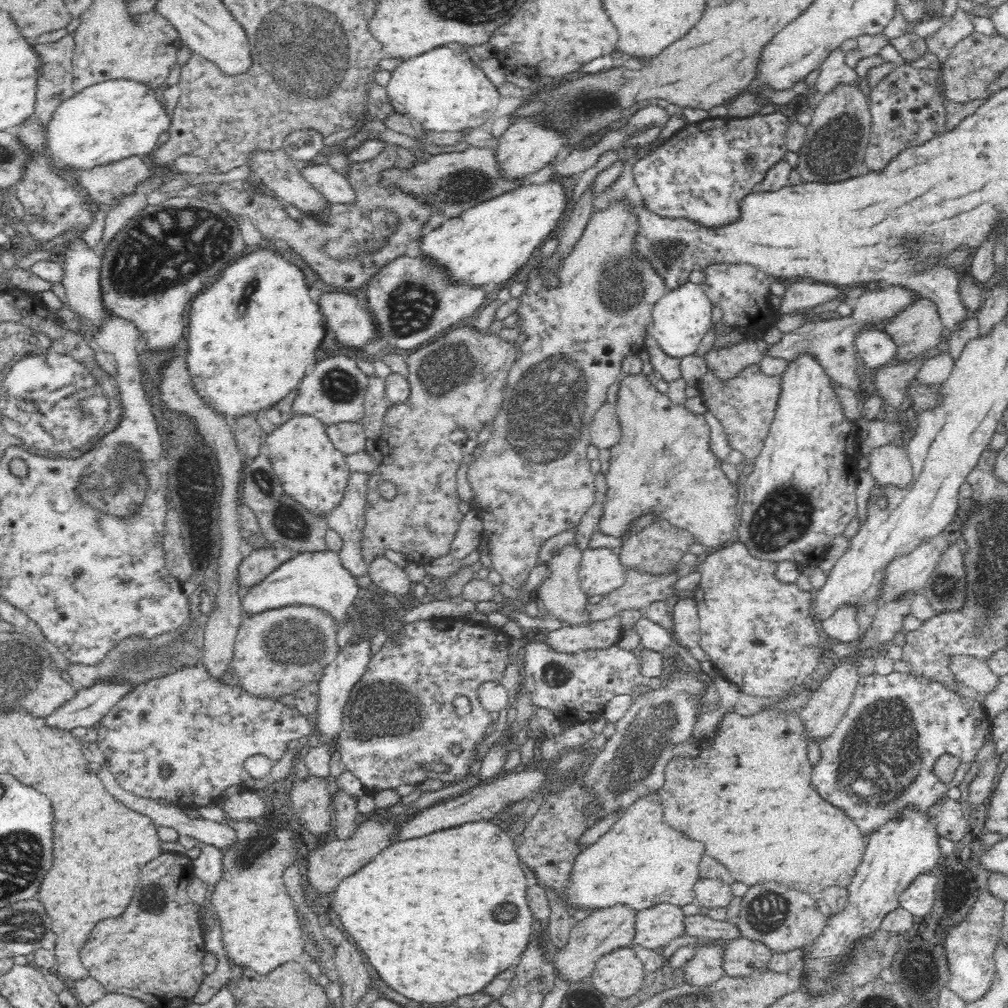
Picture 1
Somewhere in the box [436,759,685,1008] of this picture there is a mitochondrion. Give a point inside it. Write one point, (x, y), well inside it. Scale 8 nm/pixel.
(503, 912)

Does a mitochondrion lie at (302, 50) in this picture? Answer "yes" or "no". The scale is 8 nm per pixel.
yes

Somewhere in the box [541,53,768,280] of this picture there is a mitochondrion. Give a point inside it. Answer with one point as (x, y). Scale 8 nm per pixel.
(751, 164)

